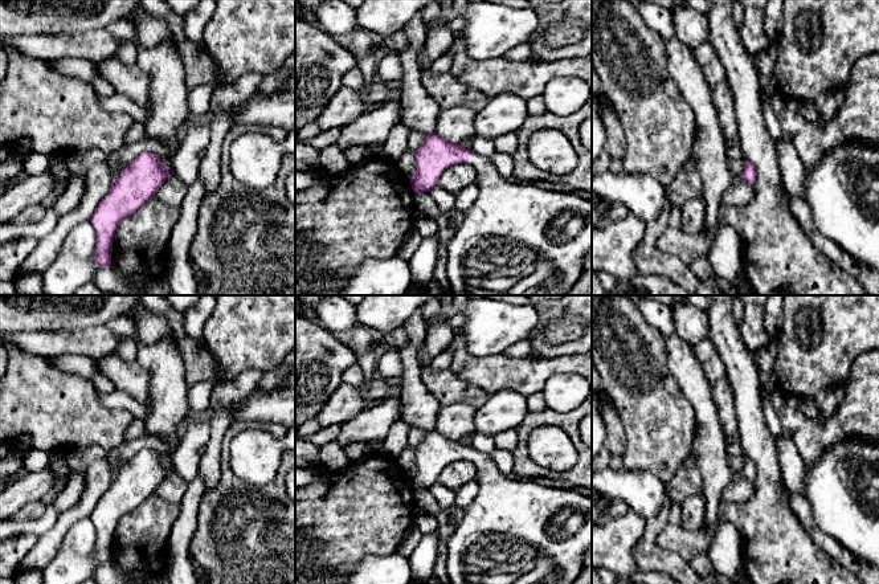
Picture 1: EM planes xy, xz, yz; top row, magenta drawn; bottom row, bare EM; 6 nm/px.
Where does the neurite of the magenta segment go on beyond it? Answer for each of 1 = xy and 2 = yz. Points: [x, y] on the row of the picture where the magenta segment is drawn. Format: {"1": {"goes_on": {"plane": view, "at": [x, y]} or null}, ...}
{"1": {"goes_on": null}, "2": {"goes_on": null}}

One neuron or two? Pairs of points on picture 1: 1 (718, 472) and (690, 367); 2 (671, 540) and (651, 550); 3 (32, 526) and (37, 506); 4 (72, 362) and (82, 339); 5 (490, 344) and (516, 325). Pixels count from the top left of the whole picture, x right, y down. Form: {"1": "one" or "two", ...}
{"1": "one", "2": "two", "3": "two", "4": "two", "5": "one"}

